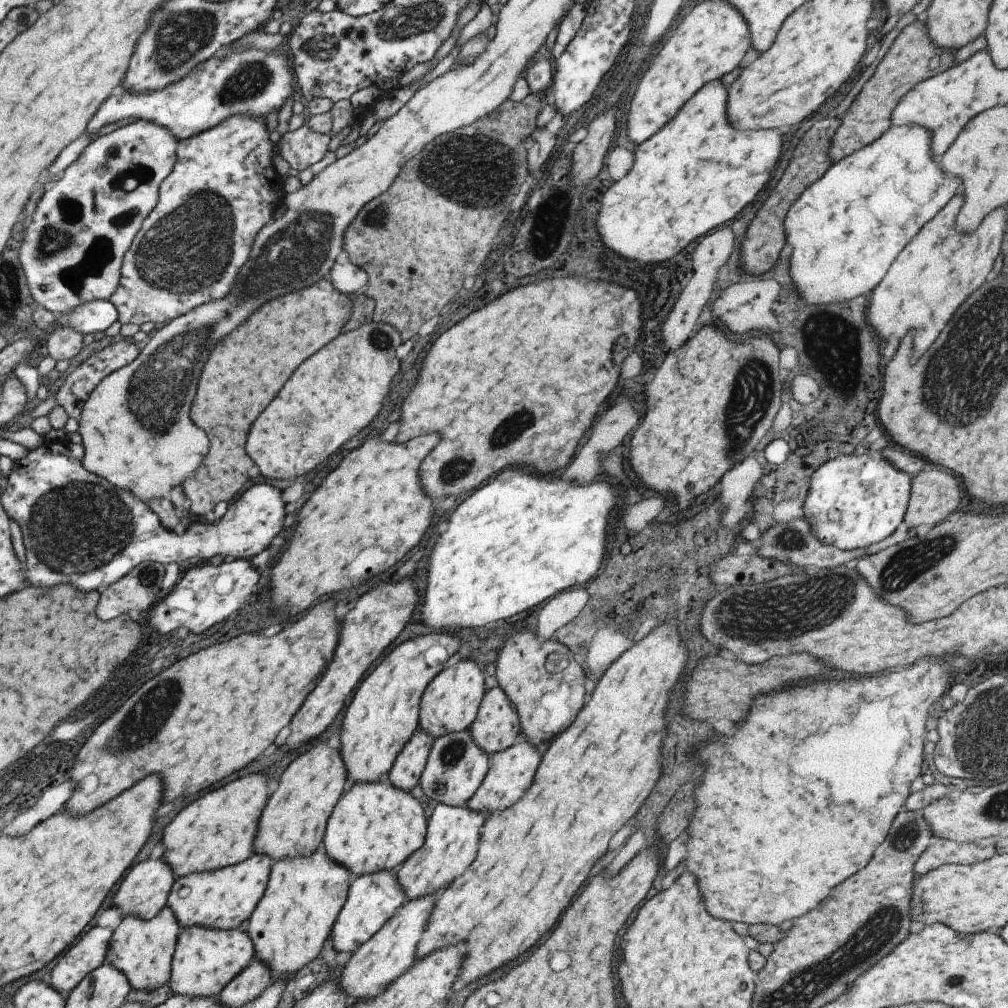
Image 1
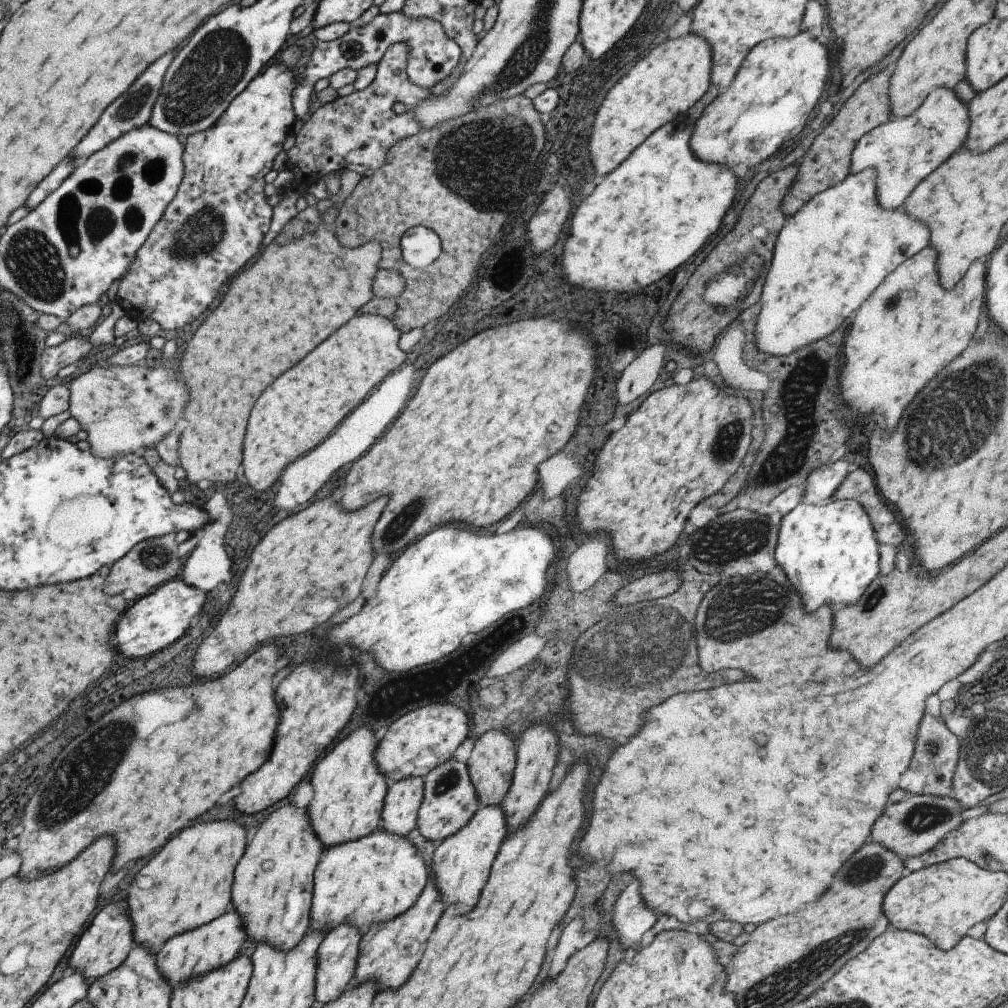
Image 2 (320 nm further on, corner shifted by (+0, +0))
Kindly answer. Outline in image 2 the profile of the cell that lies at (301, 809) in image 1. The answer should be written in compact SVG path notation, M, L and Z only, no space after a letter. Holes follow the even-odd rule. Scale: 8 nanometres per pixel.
M285 804L260 824L237 862L231 886L231 906L241 918L246 940L265 942L283 952L301 942L310 924L313 872L323 850L321 840L311 830L306 807Z

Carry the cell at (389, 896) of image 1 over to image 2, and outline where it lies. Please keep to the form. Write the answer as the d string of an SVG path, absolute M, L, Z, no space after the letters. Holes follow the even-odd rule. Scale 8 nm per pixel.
M347 922L333 926L333 930L325 935L317 948L317 970L315 970L314 1000L327 1004L333 1002L343 990L351 984L357 954L359 954L359 940L363 931L357 926L351 926Z

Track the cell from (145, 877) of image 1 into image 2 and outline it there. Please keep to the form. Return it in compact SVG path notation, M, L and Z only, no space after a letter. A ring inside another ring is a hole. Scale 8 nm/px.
M109 904L109 906L105 906L105 908L103 908L95 918L93 918L91 926L81 934L79 948L75 946L73 956L70 956L70 961L68 962L69 965L67 972L73 972L73 970L75 970L77 973L82 973L84 978L89 980L90 984L92 984L93 981L101 979L103 976L108 976L109 972L113 972L113 970L117 970L119 966L122 966L134 945L133 924L129 922L126 906L121 906L121 904L119 904L119 906L117 906L117 904Z

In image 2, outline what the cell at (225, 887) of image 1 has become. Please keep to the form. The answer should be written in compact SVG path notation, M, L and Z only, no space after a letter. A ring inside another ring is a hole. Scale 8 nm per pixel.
M231 910L229 914L223 914L208 924L169 938L155 953L157 968L160 969L161 976L165 976L165 982L173 989L177 984L185 982L187 978L203 976L211 970L217 970L229 964L229 960L233 960L238 955L246 938L241 918L237 916L237 912Z

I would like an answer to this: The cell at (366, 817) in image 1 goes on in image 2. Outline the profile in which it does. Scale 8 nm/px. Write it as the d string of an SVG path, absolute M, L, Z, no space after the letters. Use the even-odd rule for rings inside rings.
M380 827L357 840L324 848L313 872L309 926L317 932L329 933L333 926L347 922L364 931L373 924L393 920L395 916L401 916L417 900L417 896L423 891L428 874L421 854L411 842L405 840L405 836L393 836Z

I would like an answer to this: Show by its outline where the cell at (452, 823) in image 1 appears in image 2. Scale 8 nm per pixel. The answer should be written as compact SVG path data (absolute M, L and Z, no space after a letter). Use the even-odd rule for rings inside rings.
M429 873L423 891L401 916L373 924L363 931L361 940L359 940L357 964L355 964L355 972L353 972L350 985L363 984L367 980L373 980L375 993L377 993L381 990L393 992L401 984L405 984L405 980L409 978L409 974L413 972L417 962L421 960L427 938L443 915L444 908L441 896L433 884L433 876Z

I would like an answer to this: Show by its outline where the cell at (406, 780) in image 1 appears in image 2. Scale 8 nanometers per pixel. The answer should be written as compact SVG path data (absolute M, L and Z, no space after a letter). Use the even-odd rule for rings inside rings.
M423 777L403 778L393 782L386 791L380 816L381 830L393 836L406 836L416 825L421 805Z

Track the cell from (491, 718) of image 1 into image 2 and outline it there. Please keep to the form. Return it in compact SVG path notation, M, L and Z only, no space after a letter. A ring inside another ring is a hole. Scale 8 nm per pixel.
M487 730L479 738L475 738L466 766L480 806L495 806L503 801L511 783L515 756L516 744L501 730Z

